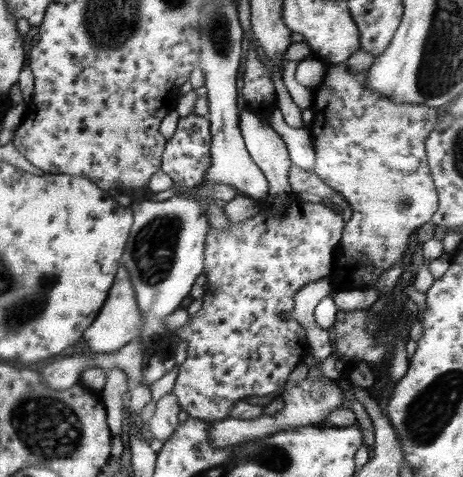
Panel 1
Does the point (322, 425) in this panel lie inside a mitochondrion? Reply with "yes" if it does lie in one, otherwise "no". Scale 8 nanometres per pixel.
no

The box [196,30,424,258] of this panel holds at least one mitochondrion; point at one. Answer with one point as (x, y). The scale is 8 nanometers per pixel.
(404, 199)

